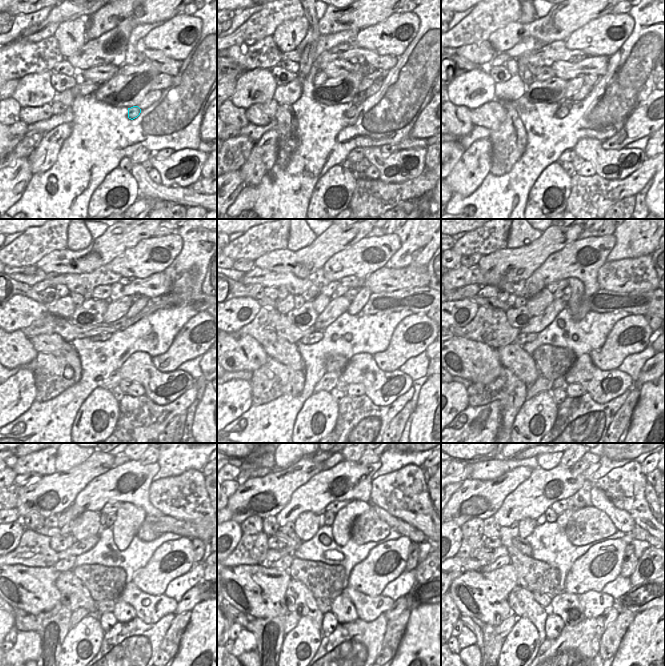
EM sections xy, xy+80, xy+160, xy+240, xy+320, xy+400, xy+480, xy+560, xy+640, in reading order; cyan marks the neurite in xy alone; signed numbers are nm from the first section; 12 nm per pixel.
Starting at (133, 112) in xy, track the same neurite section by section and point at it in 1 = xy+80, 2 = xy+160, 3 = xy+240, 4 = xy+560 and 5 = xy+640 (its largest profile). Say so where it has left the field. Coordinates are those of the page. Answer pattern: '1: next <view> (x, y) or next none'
1: next xy+80 (350, 112)
2: next xy+160 (563, 111)
3: next xy+240 (99, 337)
4: next xy+560 (284, 563)
5: next xy+640 (504, 560)

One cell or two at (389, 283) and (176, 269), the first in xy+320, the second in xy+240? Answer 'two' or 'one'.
two

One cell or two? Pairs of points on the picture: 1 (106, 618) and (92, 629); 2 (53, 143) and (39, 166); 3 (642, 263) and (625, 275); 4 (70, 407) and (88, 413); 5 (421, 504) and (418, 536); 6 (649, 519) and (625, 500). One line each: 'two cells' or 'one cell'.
1: two cells
2: one cell
3: one cell
4: two cells
5: two cells
6: one cell

